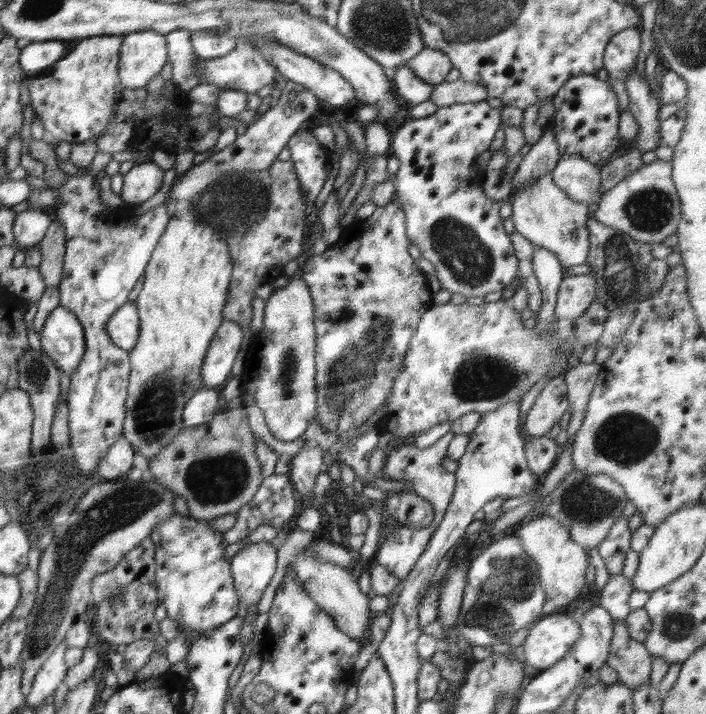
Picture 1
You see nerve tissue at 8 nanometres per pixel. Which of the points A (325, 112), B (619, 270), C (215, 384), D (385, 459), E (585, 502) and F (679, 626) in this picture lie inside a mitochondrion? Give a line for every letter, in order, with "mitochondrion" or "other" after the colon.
A: other
B: mitochondrion
C: other
D: other
E: mitochondrion
F: mitochondrion

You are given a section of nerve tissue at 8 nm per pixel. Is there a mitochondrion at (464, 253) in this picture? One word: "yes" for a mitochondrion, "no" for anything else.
yes

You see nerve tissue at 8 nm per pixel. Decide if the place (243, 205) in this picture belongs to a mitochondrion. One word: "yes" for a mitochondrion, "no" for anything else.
yes

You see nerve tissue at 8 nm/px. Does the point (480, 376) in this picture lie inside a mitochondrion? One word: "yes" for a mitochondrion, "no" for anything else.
yes

